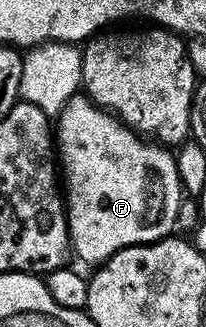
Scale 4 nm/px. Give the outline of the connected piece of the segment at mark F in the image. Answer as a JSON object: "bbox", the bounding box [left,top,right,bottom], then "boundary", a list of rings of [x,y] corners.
{"bbox":[54,94,182,266],"boundary":[[[86,94],[71,96],[66,106],[60,111],[54,124],[54,144],[58,149],[58,164],[62,169],[62,184],[66,189],[66,211],[68,213],[68,238],[72,241],[75,259],[85,260],[91,266],[99,266],[110,259],[114,253],[135,244],[152,244],[156,240],[163,240],[165,236],[173,235],[176,219],[180,216],[180,196],[182,187],[179,178],[175,155],[165,145],[159,142],[149,142],[140,133],[132,131],[128,125],[117,120],[111,112],[97,108],[96,103]]]}

